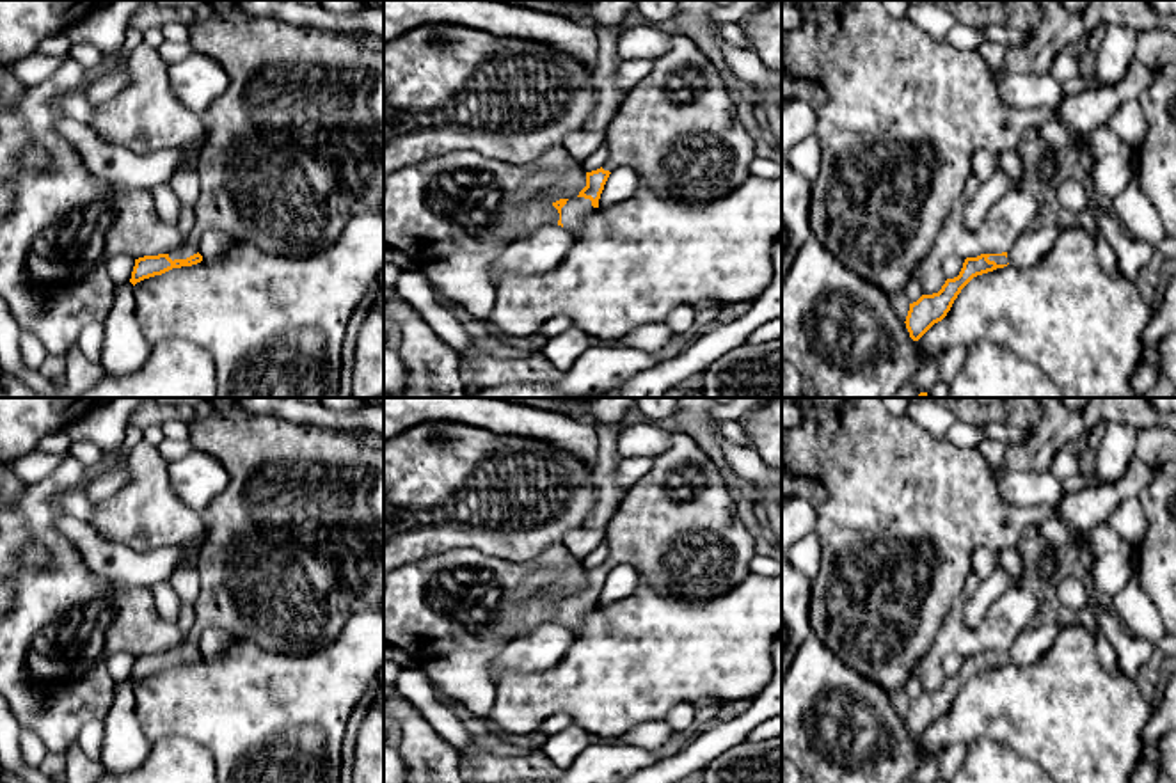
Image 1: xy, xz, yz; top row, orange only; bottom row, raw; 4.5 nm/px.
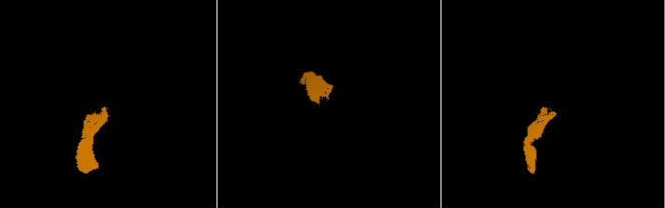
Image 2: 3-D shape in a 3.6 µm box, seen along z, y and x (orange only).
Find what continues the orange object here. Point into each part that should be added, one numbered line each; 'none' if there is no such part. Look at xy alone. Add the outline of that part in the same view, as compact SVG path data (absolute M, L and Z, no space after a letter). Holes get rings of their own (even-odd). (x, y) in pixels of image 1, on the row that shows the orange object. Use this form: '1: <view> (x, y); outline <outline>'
1: xy (294, 150); outline M208 0L213 14L206 20L188 25L194 53L213 59L227 75L227 85L219 99L211 103L204 117L204 137L197 156L197 172L201 178L201 194L192 204L194 227L185 236L179 249L171 250L169 257L187 259L199 252L199 240L208 231L222 231L234 240L258 245L265 252L284 256L306 256L332 245L346 224L361 213L380 213L384 208L384 51L368 48L362 43L366 30L327 30L311 25L286 23L275 16L249 16L238 0Z

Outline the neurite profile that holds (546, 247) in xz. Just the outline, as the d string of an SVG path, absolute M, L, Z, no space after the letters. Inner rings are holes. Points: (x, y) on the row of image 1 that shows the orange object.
M561 225L536 227L522 240L508 243L490 263L492 284L503 273L545 273L561 265L574 243L574 233Z

